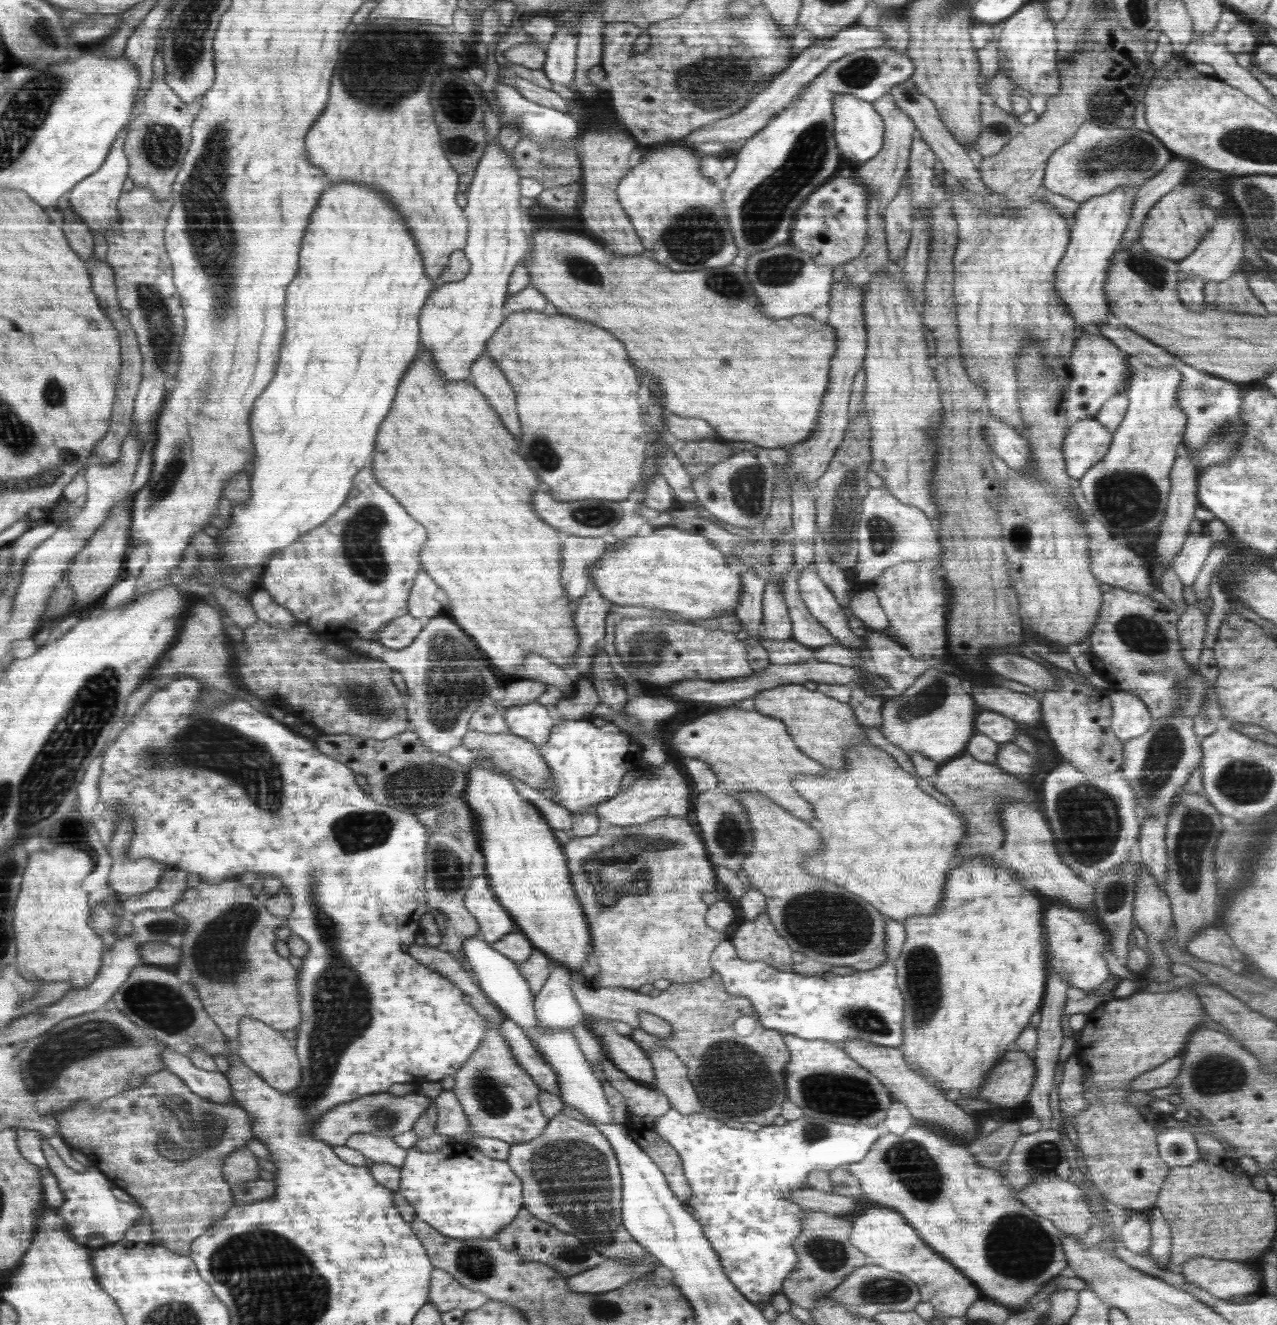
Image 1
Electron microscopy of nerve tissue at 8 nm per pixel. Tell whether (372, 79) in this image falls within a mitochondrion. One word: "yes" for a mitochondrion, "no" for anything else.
yes

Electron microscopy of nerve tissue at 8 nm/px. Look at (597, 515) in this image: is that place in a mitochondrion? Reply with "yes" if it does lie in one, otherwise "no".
yes

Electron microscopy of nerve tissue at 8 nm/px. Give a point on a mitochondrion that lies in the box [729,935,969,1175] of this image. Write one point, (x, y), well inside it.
(829, 1092)

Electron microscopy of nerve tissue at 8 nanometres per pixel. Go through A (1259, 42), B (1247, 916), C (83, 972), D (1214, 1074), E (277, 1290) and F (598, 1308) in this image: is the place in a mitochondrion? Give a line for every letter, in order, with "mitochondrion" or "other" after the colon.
A: other
B: other
C: other
D: mitochondrion
E: mitochondrion
F: mitochondrion

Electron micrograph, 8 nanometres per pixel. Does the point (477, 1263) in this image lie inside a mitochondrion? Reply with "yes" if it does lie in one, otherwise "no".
yes

